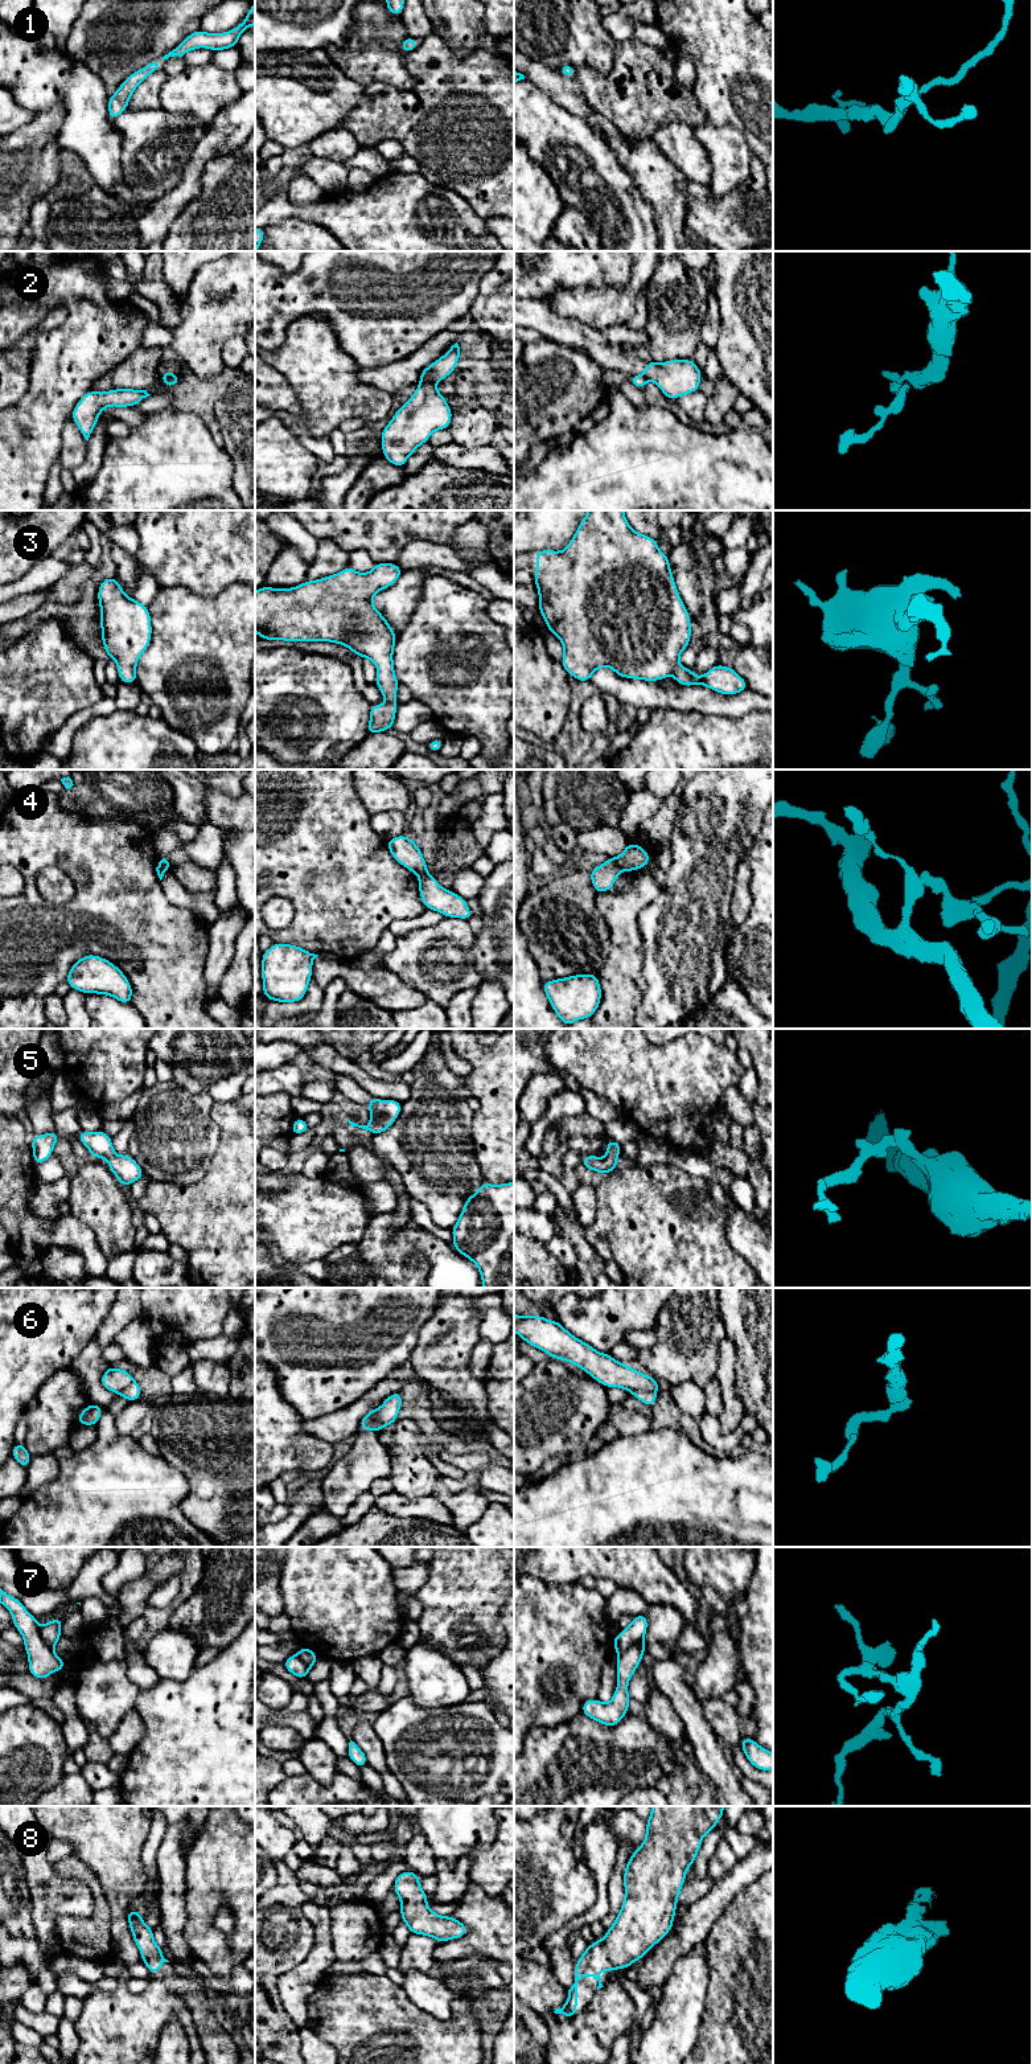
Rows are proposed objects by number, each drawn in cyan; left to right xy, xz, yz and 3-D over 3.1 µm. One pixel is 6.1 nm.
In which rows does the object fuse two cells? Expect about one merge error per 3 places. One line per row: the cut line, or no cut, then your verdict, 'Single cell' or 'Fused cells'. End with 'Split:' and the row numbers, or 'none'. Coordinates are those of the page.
1: No split. Single cell
2: Split along xz (420, 378), (435, 382). Fused cells
3: No split. Single cell
4: Split along yz (615, 858), (621, 869). Fused cells
5: No split. Single cell
6: Split along xz (382, 1406), (375, 1414), (375, 1420), (381, 1428). Fused cells
7: Split along yz (642, 1640), (632, 1642), (619, 1654). Fused cells
8: No split. Single cell
Split: 2, 4, 6, 7

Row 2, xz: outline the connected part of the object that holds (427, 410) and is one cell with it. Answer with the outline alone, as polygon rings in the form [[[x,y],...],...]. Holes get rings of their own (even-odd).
[[[420,379],[416,391],[410,397],[408,402],[400,406],[392,419],[383,428],[381,435],[383,457],[391,464],[402,468],[410,455],[412,455],[420,444],[428,442],[431,434],[437,430],[445,430],[452,420],[452,409],[447,403],[437,389],[436,382]]]

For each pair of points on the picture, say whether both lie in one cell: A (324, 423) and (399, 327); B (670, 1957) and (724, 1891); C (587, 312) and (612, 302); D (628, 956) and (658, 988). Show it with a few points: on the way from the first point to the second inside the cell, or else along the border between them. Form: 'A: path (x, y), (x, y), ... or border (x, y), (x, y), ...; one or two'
A: border (340, 344), (360, 368); two
B: path (681, 1941), (710, 1907); one
C: path (593, 307), (605, 306); one
D: border (642, 939), (644, 968), (638, 980), (640, 1001); two

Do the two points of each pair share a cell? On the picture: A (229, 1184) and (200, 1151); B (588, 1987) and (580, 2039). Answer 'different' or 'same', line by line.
A: different
B: different

